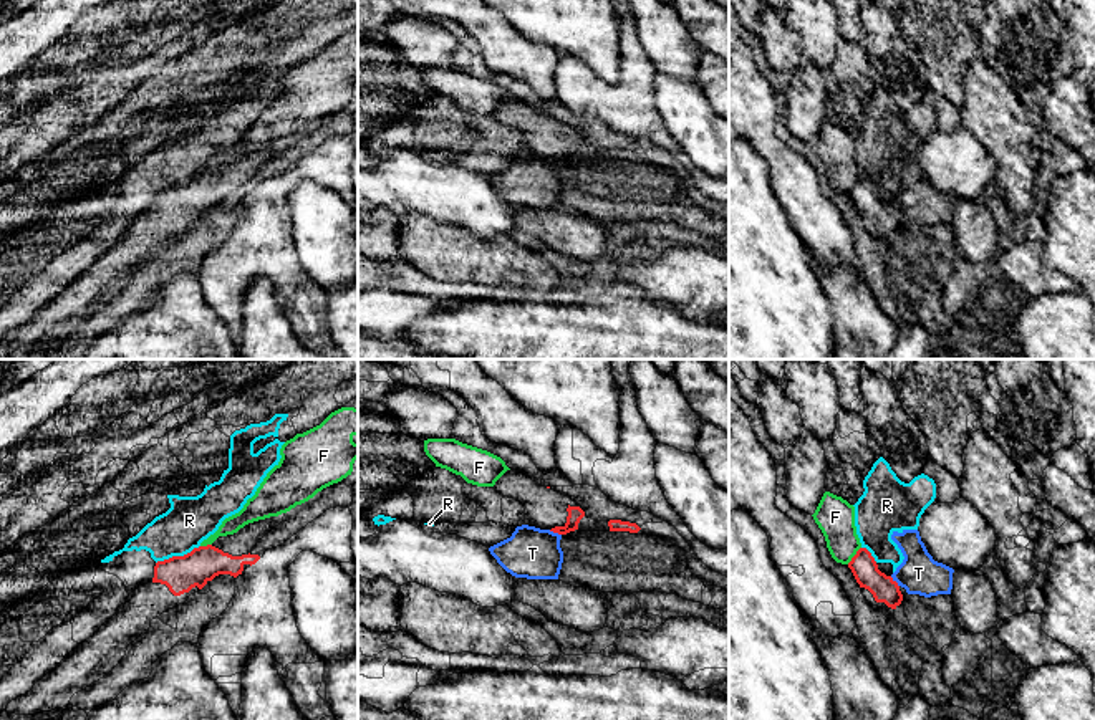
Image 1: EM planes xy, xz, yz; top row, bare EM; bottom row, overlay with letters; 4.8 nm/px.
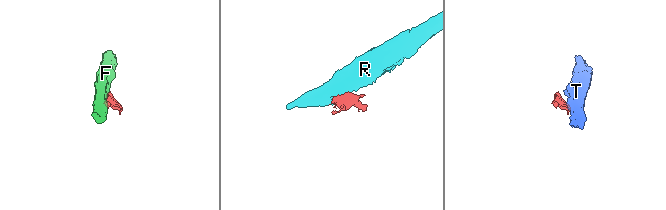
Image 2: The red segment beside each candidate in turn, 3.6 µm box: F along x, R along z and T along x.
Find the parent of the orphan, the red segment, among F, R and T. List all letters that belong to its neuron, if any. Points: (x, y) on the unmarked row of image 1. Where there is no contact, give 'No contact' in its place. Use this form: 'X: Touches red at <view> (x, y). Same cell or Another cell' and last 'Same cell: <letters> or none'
F: Touches red at yz (855, 184). Another cell
R: Touches red at xy (178, 186). Another cell
T: Touches red at xz (555, 161). Another cell
Same cell: none

